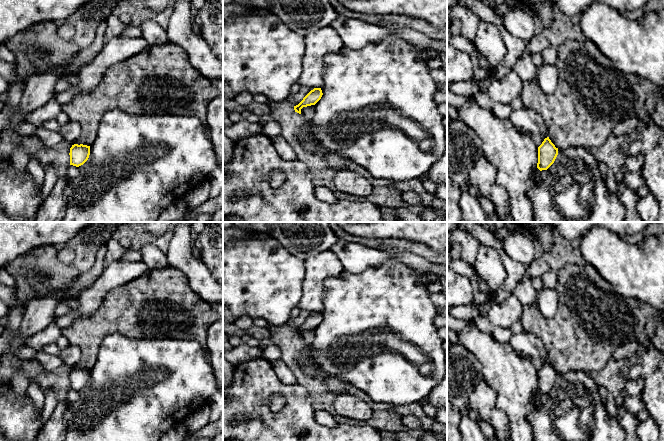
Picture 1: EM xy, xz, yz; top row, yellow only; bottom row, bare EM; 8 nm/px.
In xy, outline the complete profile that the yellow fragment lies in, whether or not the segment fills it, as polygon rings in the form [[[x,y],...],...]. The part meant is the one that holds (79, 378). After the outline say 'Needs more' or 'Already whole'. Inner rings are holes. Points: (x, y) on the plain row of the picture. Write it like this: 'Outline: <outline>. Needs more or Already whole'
Outline: [[[74,368],[70,372],[70,389],[79,391],[83,389],[89,382],[90,370],[83,368]]]. Already whole

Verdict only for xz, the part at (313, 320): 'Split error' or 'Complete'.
Complete

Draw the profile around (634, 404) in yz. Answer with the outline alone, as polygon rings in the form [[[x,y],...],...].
[[[639,395],[627,397],[623,403],[623,406],[627,411],[636,415],[645,408]]]

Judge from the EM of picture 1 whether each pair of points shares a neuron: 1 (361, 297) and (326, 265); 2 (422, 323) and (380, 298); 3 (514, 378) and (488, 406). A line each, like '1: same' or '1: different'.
1: different
2: same
3: different

